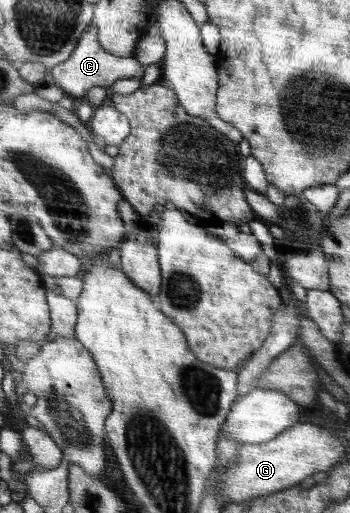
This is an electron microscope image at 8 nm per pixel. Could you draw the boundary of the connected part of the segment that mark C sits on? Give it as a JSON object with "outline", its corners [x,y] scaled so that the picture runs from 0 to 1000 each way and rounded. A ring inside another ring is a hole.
{"outline":[[[263,41],[254,53],[226,74],[209,103],[197,115],[154,127],[140,135],[149,158],[174,173],[183,173],[197,185],[240,187],[251,173],[263,170],[311,172],[337,154],[351,152],[400,152],[409,146],[411,131],[397,125],[386,111],[334,111],[320,103],[300,99],[280,78],[280,57]]]}

